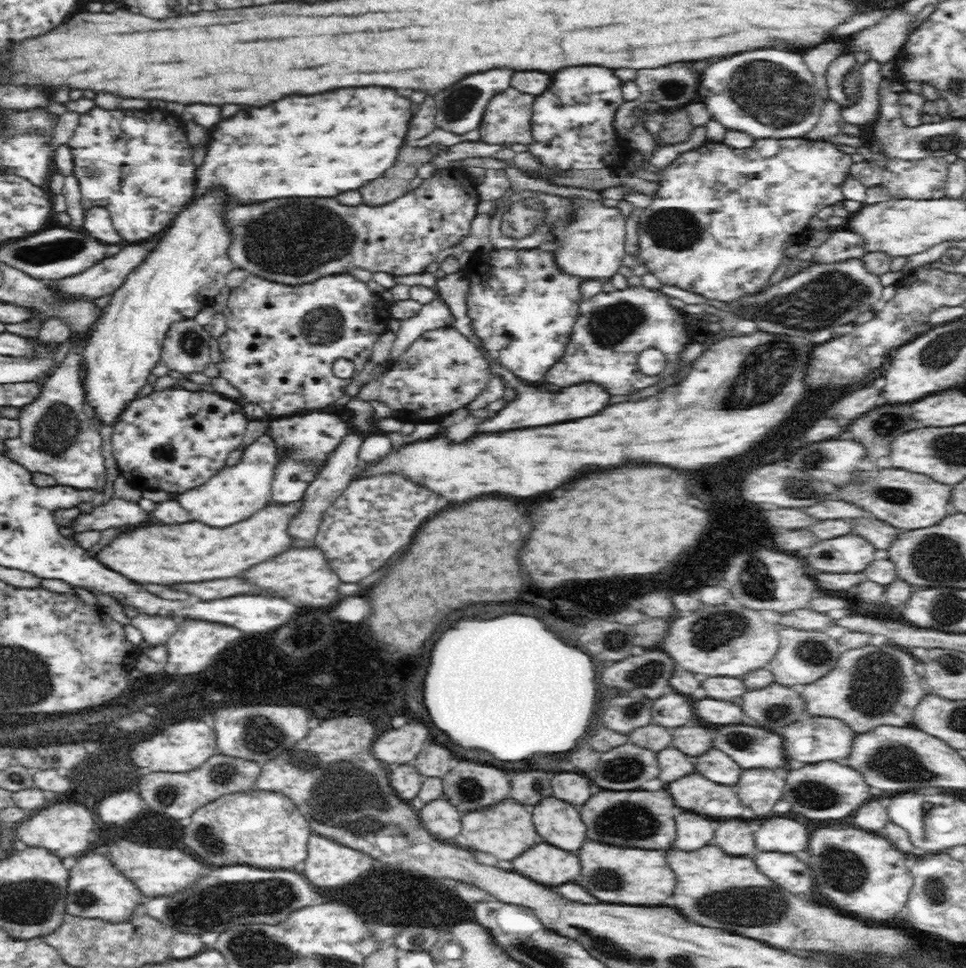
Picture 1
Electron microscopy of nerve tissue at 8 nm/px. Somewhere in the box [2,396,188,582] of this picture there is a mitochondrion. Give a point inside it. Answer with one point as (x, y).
(57, 428)

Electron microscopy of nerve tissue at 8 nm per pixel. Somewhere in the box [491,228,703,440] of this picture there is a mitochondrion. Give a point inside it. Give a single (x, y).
(606, 326)

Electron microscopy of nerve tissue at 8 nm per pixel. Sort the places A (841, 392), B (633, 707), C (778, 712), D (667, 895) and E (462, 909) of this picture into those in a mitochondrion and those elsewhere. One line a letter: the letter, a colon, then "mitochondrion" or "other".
A: other
B: mitochondrion
C: mitochondrion
D: other
E: other

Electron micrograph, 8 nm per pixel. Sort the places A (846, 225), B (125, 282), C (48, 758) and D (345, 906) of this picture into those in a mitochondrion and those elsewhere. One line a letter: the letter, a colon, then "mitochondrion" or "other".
A: other
B: other
C: other
D: other

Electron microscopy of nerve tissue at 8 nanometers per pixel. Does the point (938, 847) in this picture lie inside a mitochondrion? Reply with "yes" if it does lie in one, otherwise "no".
no

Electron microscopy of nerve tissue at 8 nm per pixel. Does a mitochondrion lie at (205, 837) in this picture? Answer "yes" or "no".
yes

